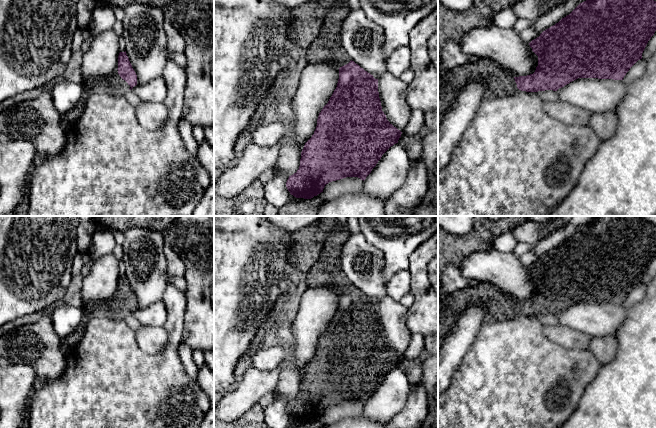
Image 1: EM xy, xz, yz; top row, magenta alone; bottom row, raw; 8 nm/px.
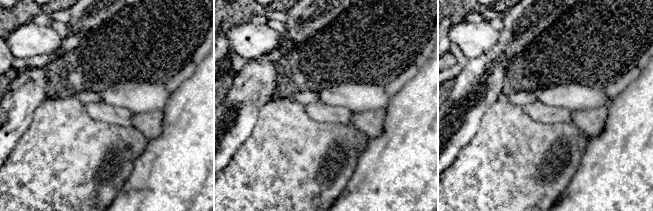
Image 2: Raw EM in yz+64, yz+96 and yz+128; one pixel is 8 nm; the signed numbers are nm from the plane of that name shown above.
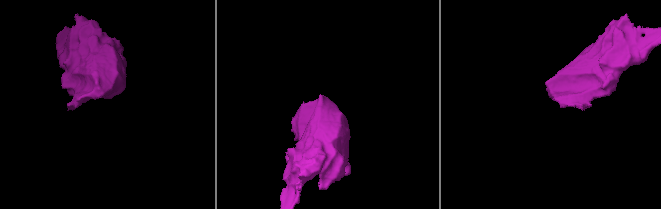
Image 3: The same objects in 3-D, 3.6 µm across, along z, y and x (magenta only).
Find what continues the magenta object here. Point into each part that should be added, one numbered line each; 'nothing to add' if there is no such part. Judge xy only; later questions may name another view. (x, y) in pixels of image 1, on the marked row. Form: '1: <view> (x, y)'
1: xy (115, 85)

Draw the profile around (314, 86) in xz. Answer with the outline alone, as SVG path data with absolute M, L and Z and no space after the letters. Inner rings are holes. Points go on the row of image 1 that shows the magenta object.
M328 61L308 63L295 79L293 140L301 152L314 134L319 113L337 87L339 68Z

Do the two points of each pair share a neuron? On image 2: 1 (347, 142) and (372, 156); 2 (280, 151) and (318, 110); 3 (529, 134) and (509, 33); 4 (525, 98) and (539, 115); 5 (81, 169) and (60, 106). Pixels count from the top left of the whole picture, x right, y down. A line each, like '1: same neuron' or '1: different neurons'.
1: different neurons
2: different neurons
3: different neurons
4: different neurons
5: same neuron

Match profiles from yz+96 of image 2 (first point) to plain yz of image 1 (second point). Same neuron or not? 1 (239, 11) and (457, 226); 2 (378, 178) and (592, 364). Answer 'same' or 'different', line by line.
1: different
2: different

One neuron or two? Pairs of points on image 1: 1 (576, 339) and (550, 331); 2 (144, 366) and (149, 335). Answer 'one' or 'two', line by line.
1: one
2: two

